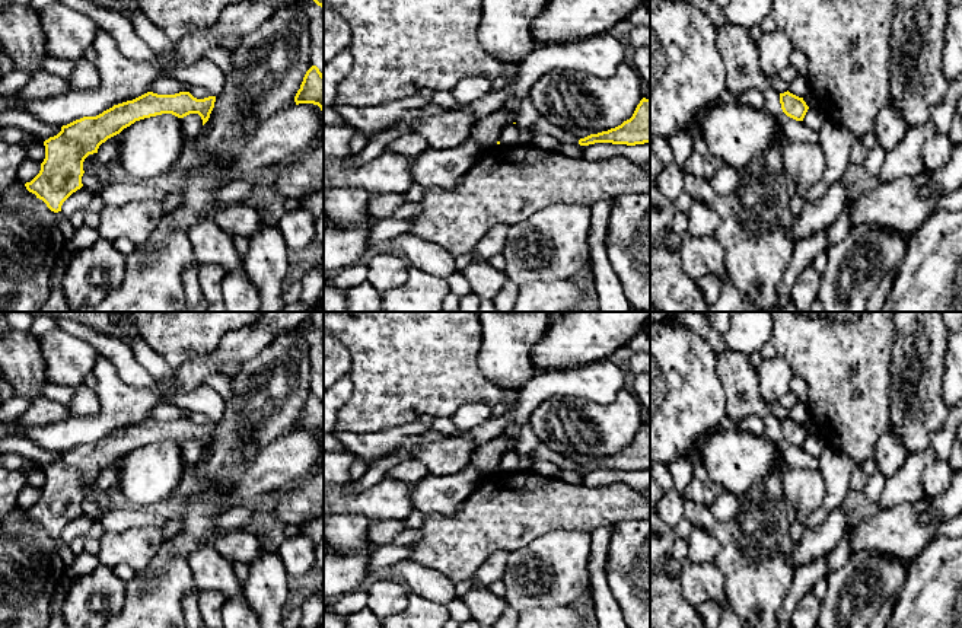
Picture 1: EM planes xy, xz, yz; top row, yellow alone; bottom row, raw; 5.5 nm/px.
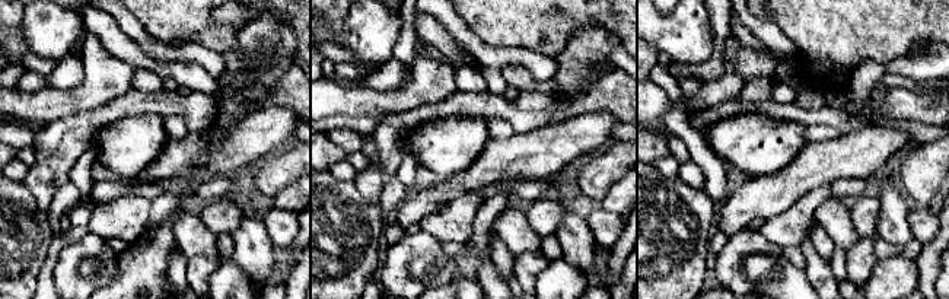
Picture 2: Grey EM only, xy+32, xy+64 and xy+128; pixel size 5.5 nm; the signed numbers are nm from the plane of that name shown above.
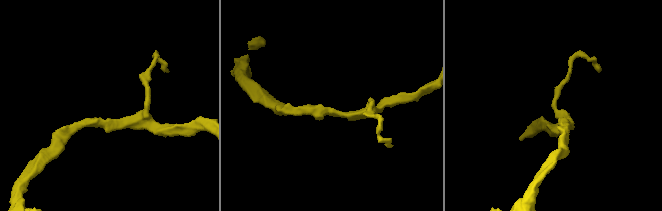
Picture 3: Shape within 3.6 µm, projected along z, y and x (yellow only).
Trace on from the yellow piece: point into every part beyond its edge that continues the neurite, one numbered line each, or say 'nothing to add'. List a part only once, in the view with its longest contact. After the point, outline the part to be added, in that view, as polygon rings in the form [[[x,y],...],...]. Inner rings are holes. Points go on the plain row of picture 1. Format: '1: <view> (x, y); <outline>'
nothing to add

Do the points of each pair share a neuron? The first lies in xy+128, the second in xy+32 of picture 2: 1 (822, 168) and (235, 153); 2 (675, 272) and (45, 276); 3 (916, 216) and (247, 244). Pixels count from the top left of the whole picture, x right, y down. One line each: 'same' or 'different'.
1: same
2: different
3: different

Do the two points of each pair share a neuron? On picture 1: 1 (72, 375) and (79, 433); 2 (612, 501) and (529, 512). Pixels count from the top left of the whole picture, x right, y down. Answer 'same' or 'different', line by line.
1: different
2: same

